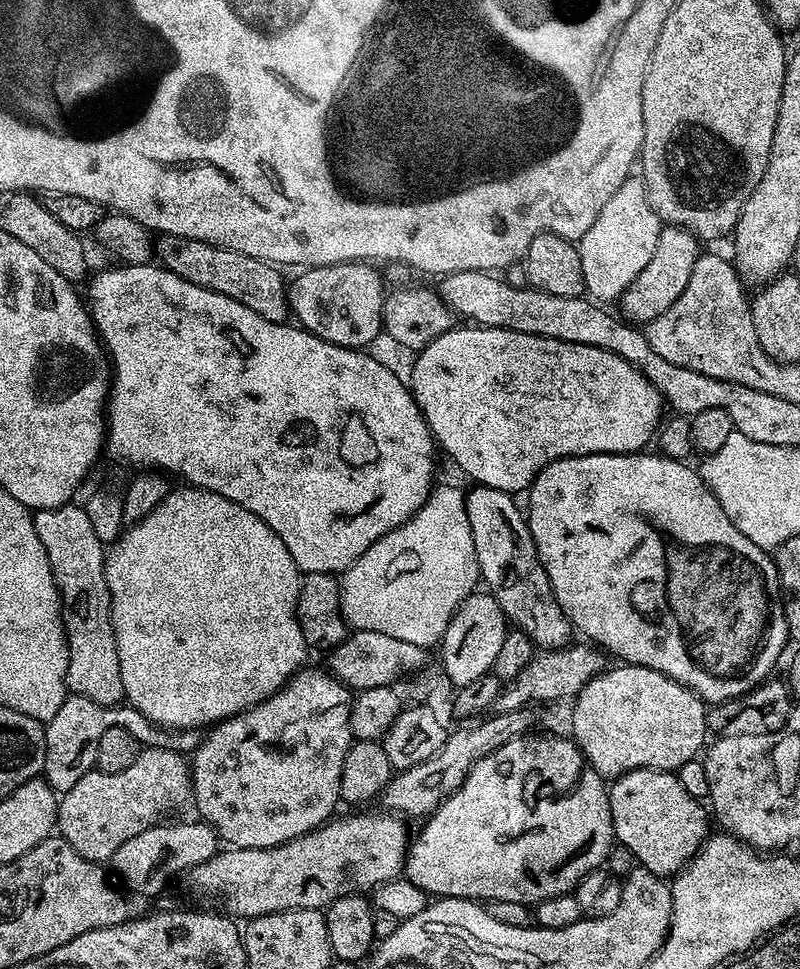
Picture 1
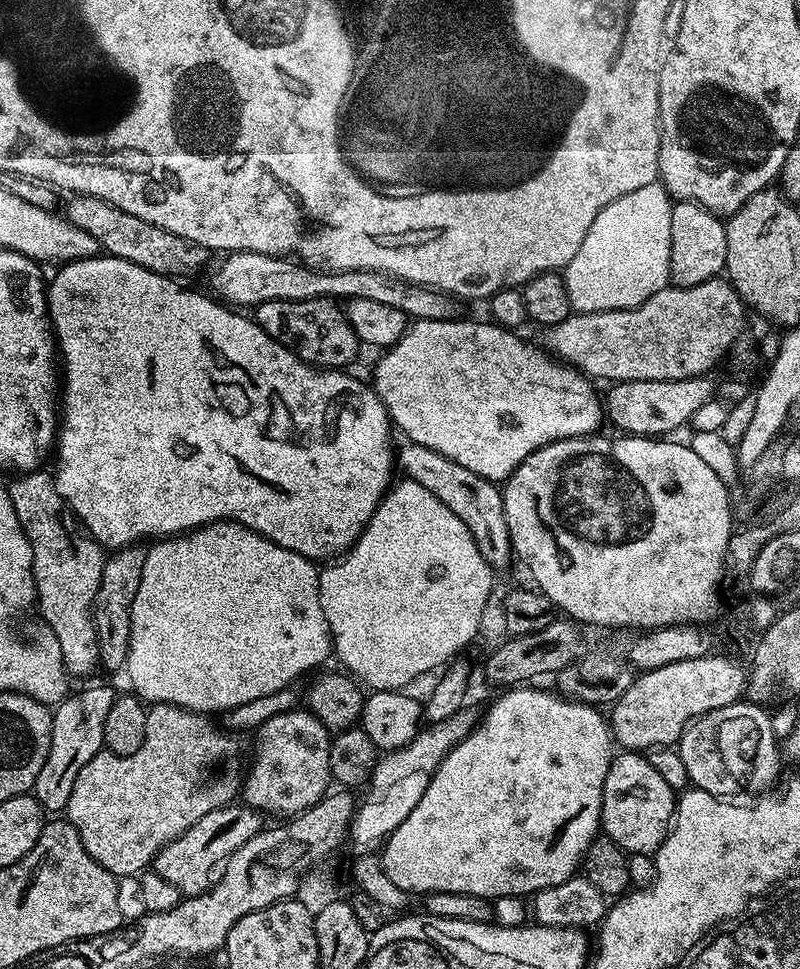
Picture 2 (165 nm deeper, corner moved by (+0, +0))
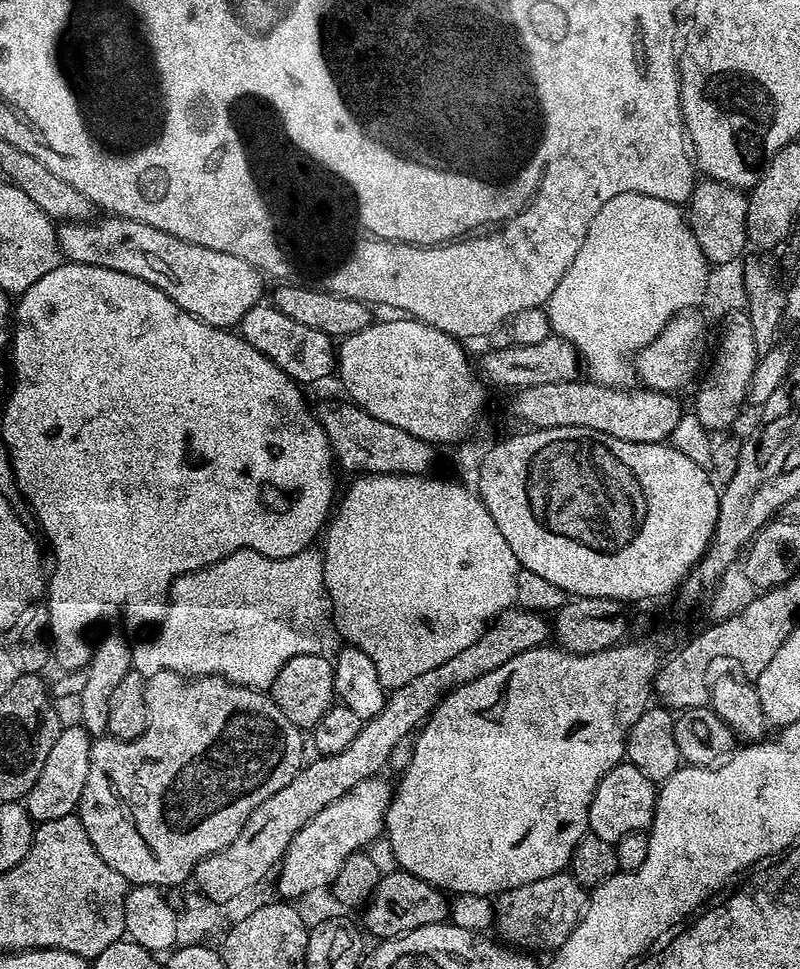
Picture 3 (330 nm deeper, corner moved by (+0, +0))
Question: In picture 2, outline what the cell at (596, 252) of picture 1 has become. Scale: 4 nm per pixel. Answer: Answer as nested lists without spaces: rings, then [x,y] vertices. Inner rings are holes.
[[[647,184],[610,202],[590,222],[578,254],[562,275],[573,313],[626,310],[670,284],[670,214],[674,201],[663,184]]]

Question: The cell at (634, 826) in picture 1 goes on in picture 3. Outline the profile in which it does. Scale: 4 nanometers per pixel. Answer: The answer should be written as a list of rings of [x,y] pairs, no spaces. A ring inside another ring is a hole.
[[[616,764],[614,770],[610,770],[601,778],[594,790],[594,798],[588,811],[588,832],[615,845],[616,841],[626,834],[644,832],[651,828],[657,791],[657,785],[633,764]]]

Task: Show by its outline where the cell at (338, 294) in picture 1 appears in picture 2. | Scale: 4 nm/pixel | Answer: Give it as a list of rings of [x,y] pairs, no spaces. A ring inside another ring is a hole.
[[[310,298],[309,300],[302,300],[300,302],[294,302],[293,300],[262,302],[261,304],[257,304],[254,309],[254,319],[257,324],[262,326],[262,330],[266,330],[266,334],[270,334],[270,338],[274,338],[278,343],[286,345],[287,348],[291,348],[307,364],[315,364],[317,368],[347,369],[349,367],[347,364],[362,351],[360,339],[357,338],[350,326],[345,309],[334,300]]]

